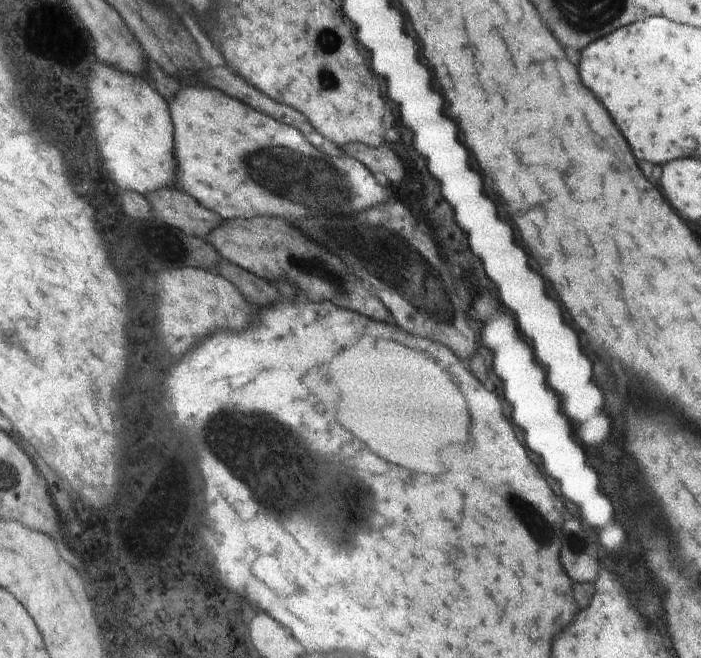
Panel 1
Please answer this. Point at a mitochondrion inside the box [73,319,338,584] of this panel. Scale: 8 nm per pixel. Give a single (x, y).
(268, 463)

